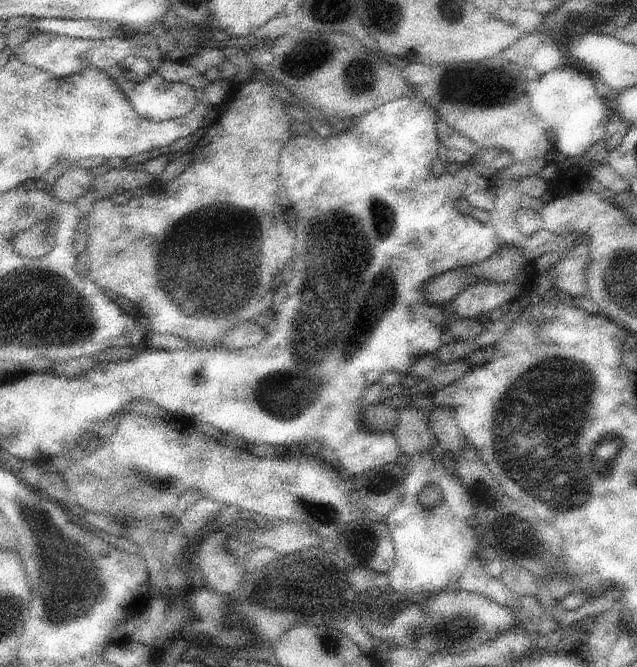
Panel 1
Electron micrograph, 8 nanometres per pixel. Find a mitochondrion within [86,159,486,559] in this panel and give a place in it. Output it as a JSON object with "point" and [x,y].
{"point":[211,264]}

